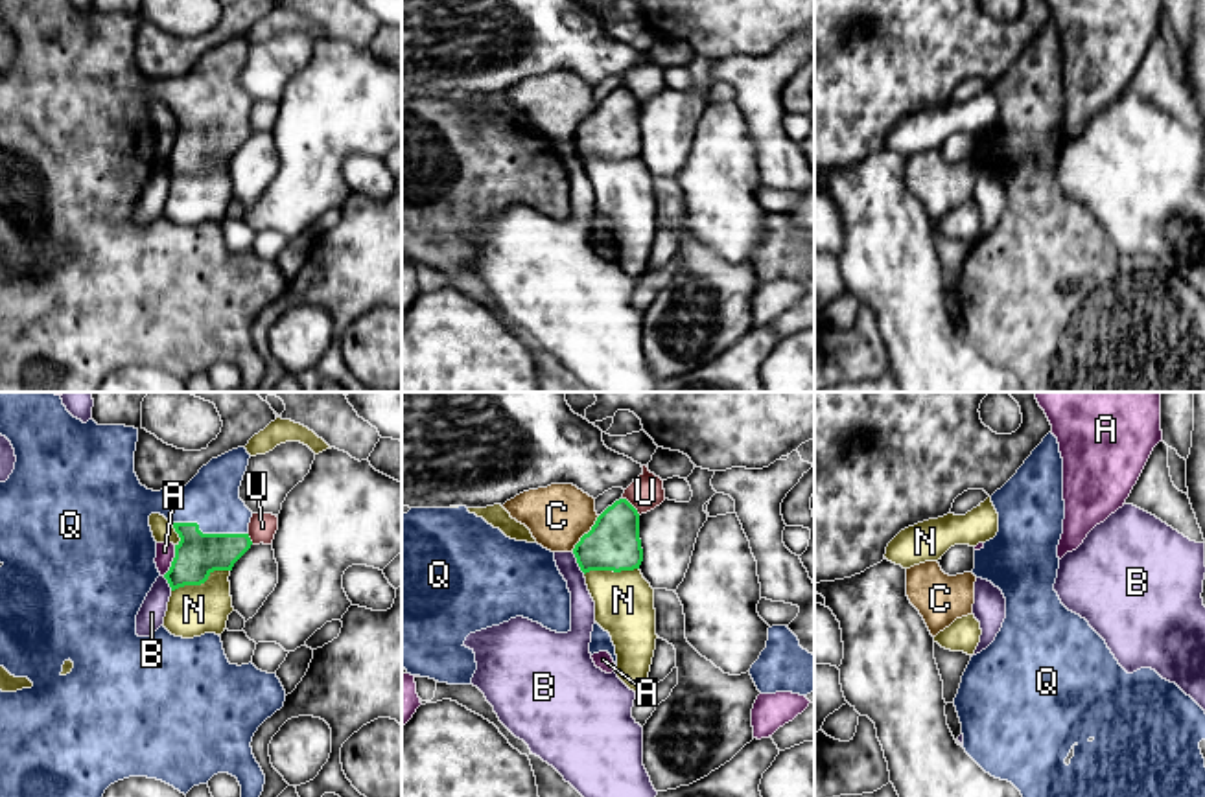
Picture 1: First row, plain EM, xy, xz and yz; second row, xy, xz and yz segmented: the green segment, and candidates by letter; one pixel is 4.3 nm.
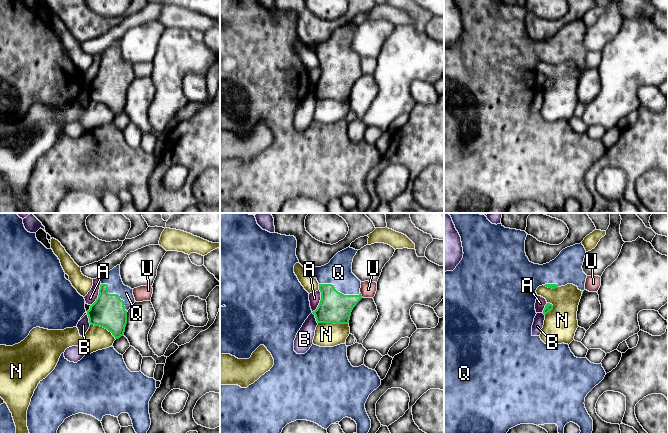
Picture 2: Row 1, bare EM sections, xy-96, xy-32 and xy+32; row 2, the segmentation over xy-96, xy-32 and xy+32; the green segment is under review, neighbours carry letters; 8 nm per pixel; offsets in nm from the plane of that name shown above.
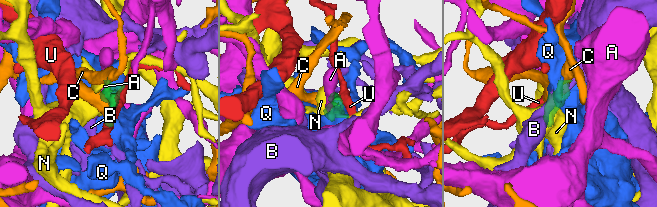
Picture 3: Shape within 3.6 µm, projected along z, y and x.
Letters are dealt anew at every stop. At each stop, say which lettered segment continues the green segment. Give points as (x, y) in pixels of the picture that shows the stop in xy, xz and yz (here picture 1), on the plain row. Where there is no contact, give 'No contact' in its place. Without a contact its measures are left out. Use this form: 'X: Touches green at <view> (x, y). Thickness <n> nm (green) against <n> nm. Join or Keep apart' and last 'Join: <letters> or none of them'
A: Touches green at xy (174, 148). Thickness 200 nm (green) against 80 nm. Keep apart
B: Touches green at xz (577, 150). Thickness 240 nm (green) against 110 nm. Keep apart
C: Touches green at xz (584, 122). Thickness 240 nm (green) against 280 nm. Keep apart
N: Touches green at xy (199, 172). Thickness 200 nm (green) against 220 nm. Keep apart
Q: Touches green at xy (209, 122). Thickness 200 nm (green) against 240 nm. Join
U: Touches green at xz (632, 94). Thickness 240 nm (green) against 150 nm. Keep apart
Join: Q

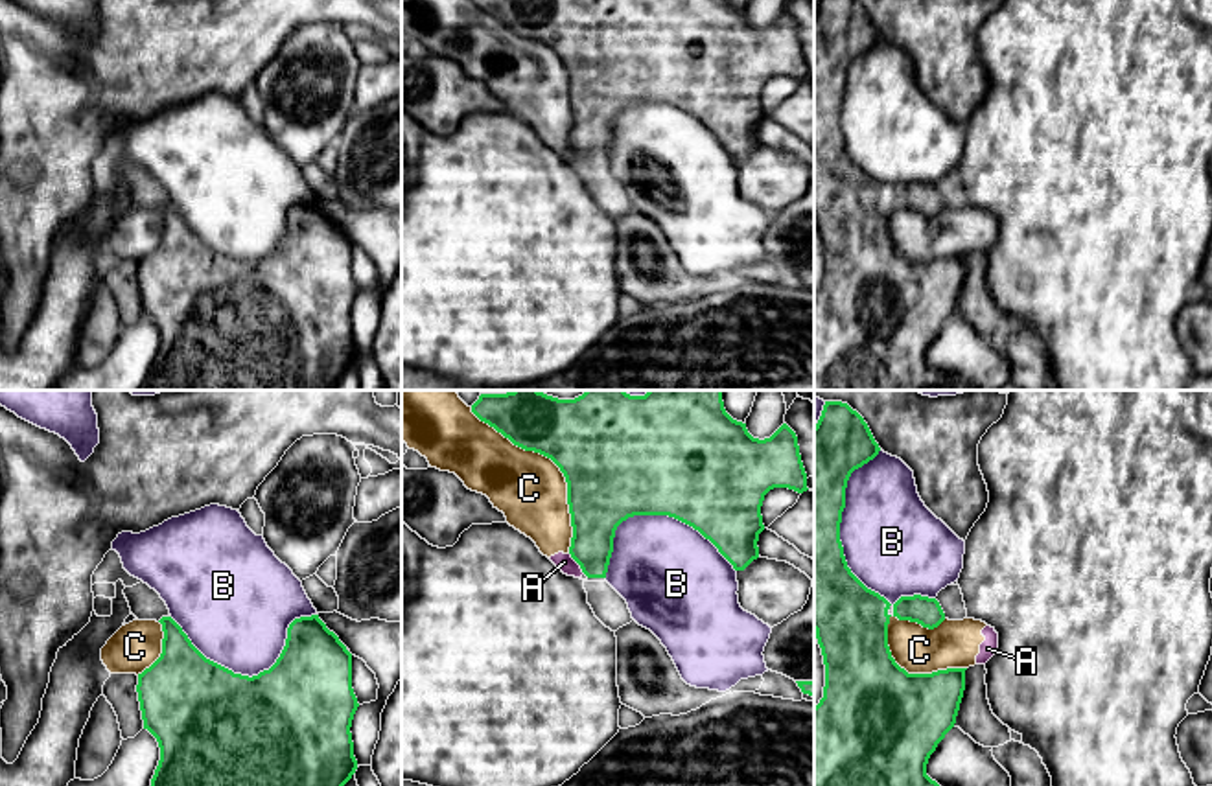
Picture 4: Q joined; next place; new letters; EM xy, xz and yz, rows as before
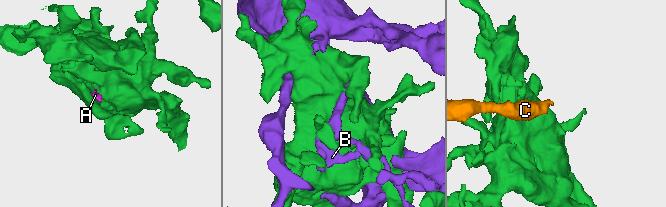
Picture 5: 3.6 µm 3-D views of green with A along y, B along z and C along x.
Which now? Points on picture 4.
A: Touches green at xz (577, 150). Thickness 240 nm (green) against 80 nm. Keep apart
B: Touches green at yz (842, 137). Thickness 360 nm (green) against 420 nm. Keep apart
C: Touches green at xz (559, 54). Thickness 460 nm (green) against 320 nm. Keep apart
Join: none of them

